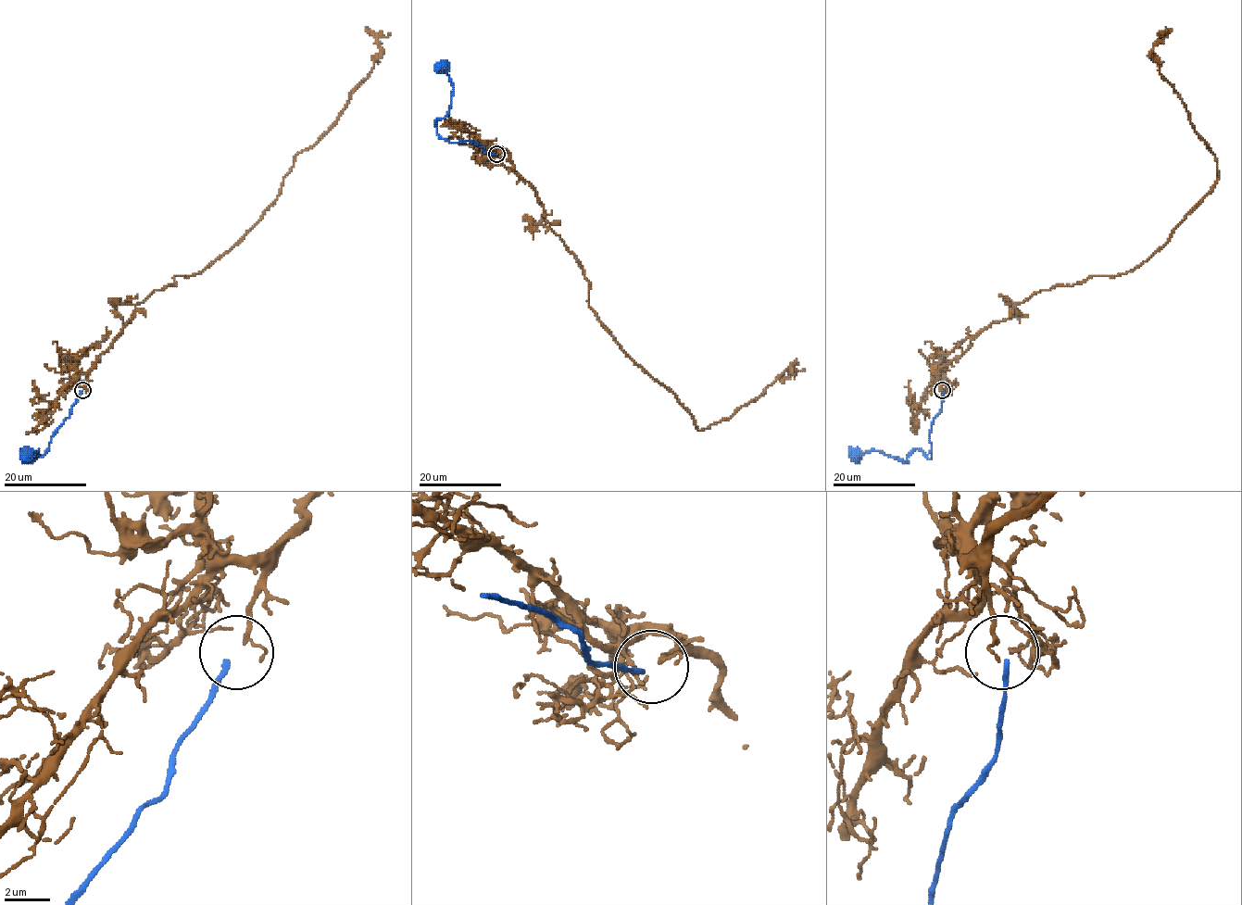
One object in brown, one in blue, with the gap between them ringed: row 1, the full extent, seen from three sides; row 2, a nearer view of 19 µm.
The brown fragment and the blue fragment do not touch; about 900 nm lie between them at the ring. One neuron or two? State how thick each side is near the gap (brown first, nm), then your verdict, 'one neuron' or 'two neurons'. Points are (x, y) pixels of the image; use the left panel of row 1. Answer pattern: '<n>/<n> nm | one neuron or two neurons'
140/240 nm | one neuron

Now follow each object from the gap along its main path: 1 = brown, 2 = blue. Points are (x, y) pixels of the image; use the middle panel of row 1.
1: (497, 152), (508, 155), (582, 269), (588, 307), (699, 430), (729, 419), (781, 376)
2: (495, 155), (477, 143), (442, 139), (437, 131), (437, 119), (445, 115), (452, 87), (439, 67)

